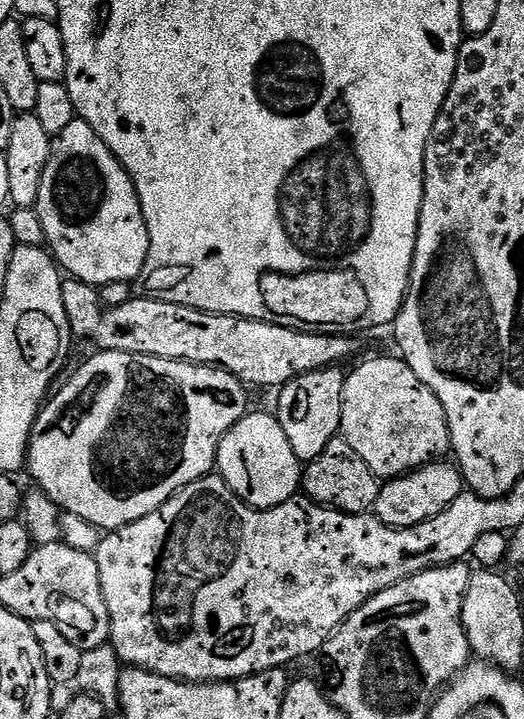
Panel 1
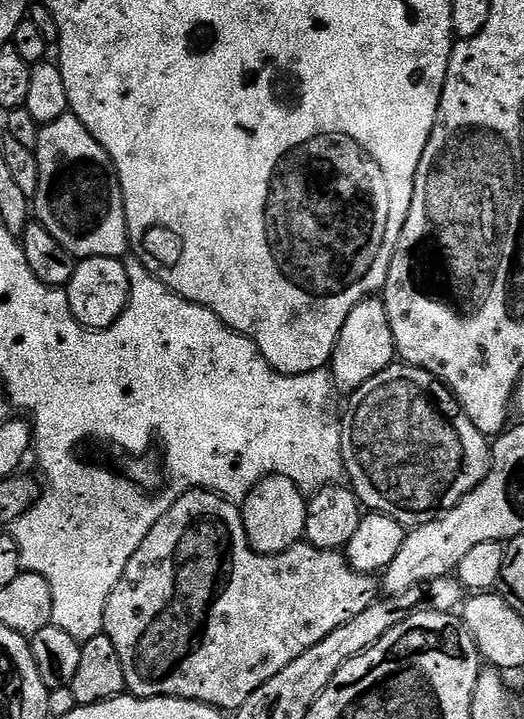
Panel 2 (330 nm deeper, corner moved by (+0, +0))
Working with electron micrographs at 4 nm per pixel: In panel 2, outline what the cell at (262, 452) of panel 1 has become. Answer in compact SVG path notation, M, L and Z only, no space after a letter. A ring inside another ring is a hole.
M265 475L264 479L248 489L242 503L244 535L248 545L256 552L264 556L273 556L293 548L301 539L305 516L308 513L306 496L284 476Z

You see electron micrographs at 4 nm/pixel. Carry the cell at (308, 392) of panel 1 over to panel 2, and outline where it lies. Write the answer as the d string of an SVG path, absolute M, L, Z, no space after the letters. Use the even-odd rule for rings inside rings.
M369 298L350 310L332 351L330 371L332 382L337 389L351 394L360 388L374 374L386 370L397 359L394 334L390 330L390 318L386 314L383 299Z

